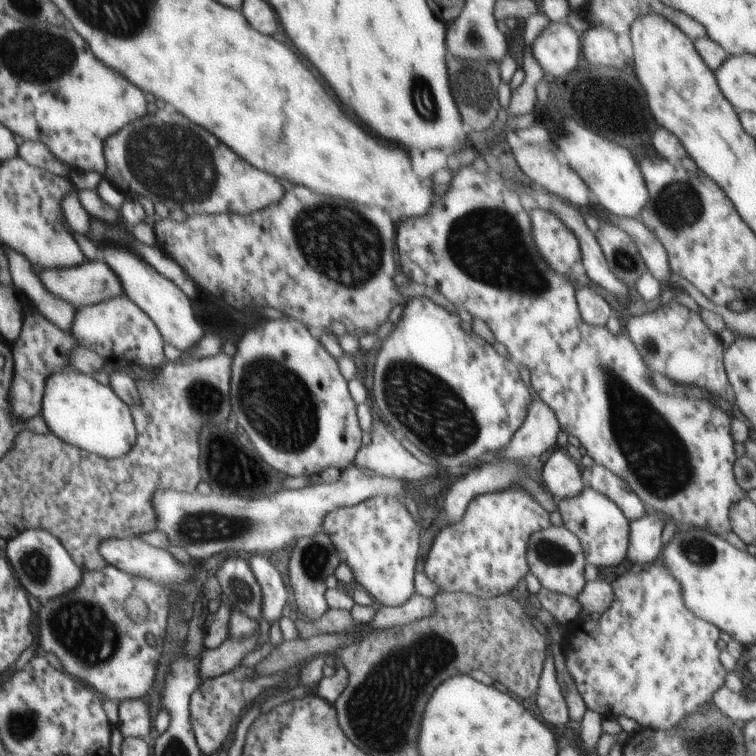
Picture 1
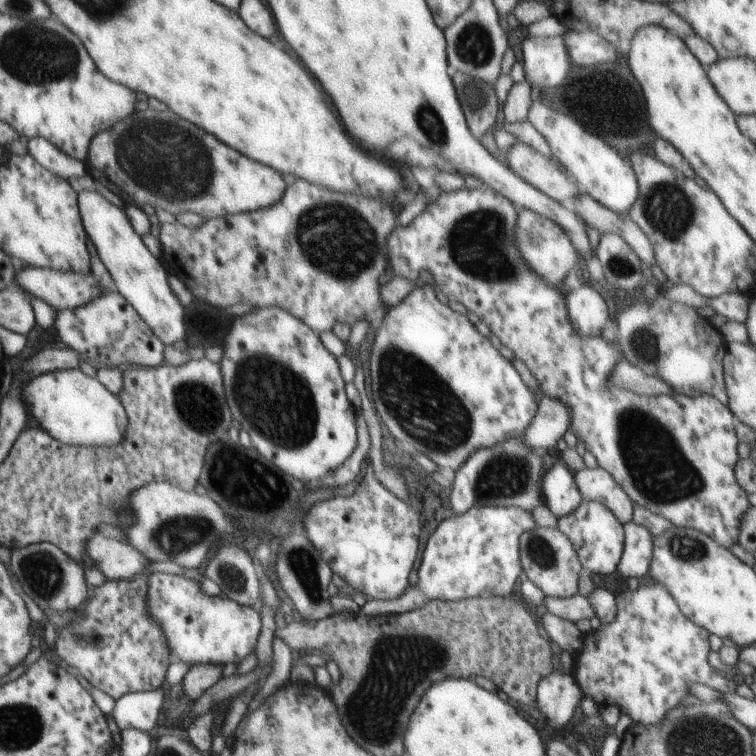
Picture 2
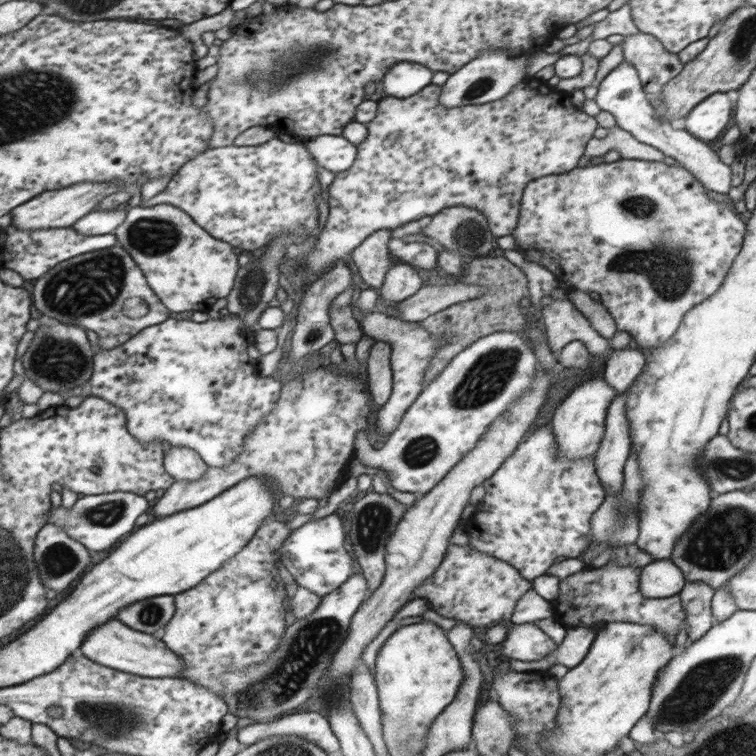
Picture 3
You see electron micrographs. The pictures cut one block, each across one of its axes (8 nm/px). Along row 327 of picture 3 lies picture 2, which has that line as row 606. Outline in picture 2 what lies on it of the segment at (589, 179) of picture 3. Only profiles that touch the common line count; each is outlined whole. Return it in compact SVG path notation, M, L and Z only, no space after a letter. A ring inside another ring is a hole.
M647 577L640 582L636 590L627 589L616 595L615 601L616 618L610 624L601 624L598 630L591 630L583 635L582 648L575 654L575 668L572 674L583 696L592 698L599 706L618 706L635 724L656 726L664 720L668 710L676 708L681 700L690 697L690 684L698 682L721 693L736 693L736 682L728 680L708 662L709 632L680 612L676 600L666 590L666 586Z

